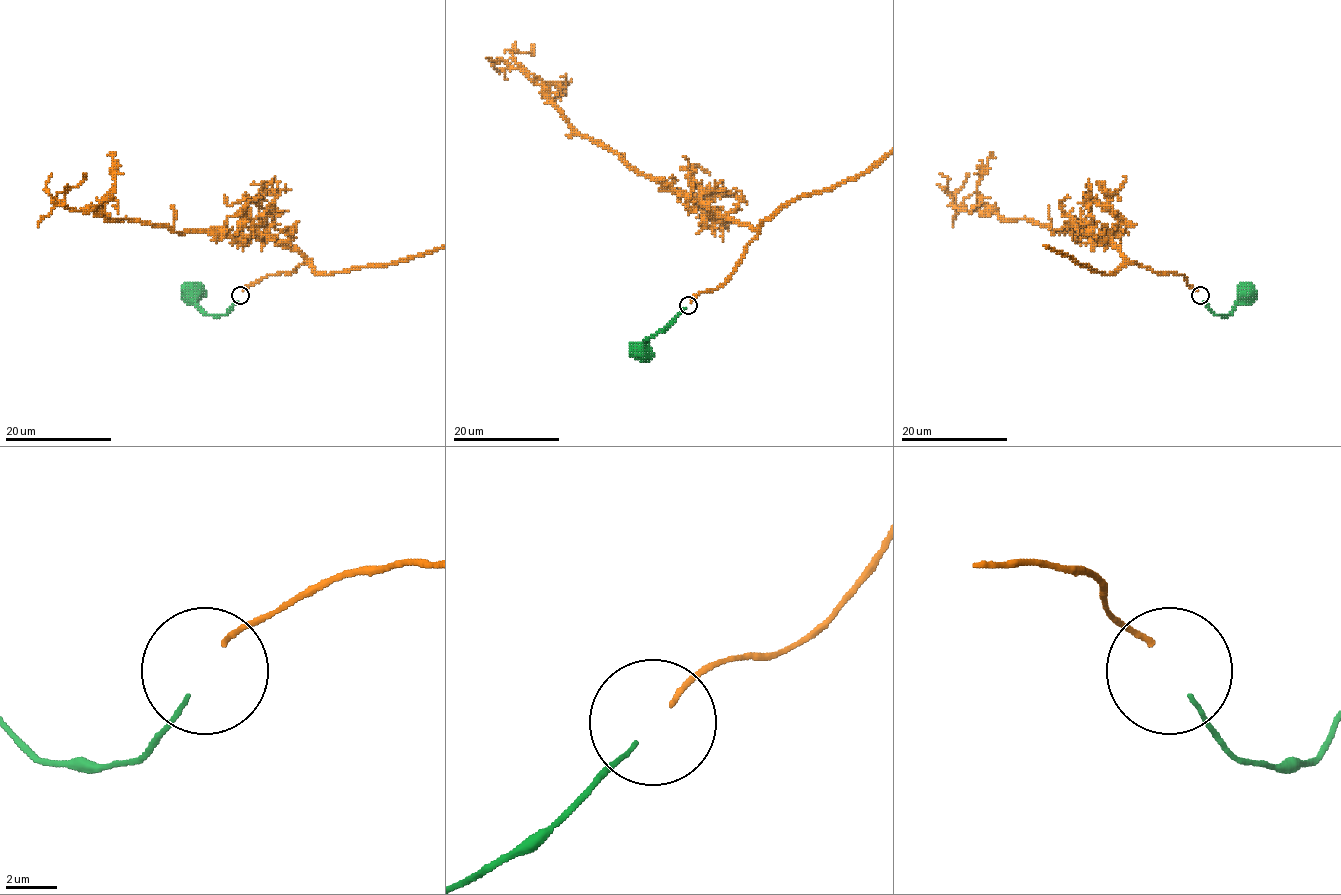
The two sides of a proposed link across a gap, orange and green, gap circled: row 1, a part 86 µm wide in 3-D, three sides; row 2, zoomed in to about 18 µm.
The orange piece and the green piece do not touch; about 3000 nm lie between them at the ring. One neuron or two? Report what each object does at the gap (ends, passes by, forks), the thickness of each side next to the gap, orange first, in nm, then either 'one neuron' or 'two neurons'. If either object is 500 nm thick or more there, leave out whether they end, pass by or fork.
orange ends; green ends; calibres 240 and 160 nm; one neuron

